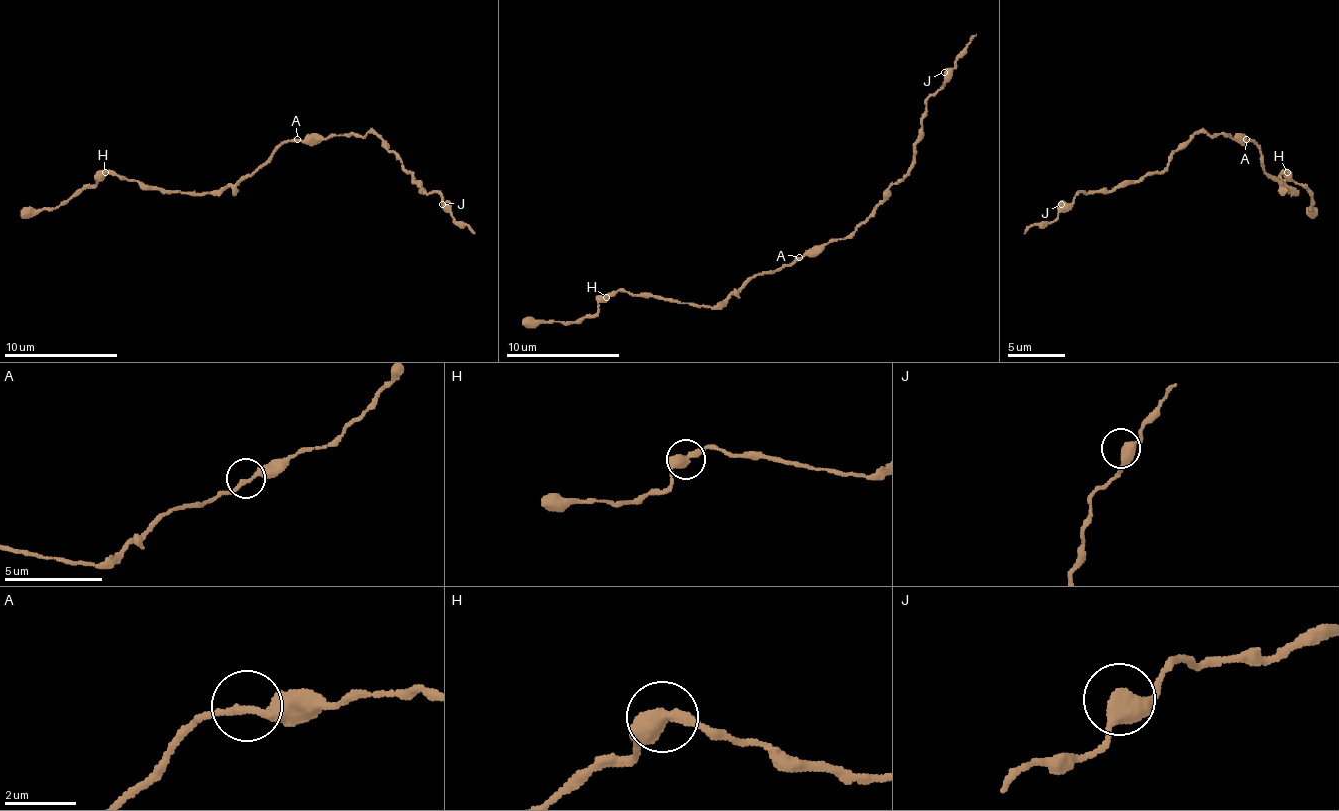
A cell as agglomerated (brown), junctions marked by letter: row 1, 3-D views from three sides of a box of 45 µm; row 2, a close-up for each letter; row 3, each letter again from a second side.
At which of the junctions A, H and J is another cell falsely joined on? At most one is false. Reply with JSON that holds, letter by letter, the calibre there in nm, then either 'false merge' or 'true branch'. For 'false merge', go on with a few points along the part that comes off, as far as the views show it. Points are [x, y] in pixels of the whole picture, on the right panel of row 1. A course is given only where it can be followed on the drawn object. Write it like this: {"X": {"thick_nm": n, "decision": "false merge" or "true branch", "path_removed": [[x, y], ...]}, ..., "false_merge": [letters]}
{"A": {"thick_nm": 200, "decision": "true branch"}, "H": {"thick_nm": 440, "decision": "true branch"}, "J": {"thick_nm": 440, "decision": "true branch"}, "false_merge": []}

